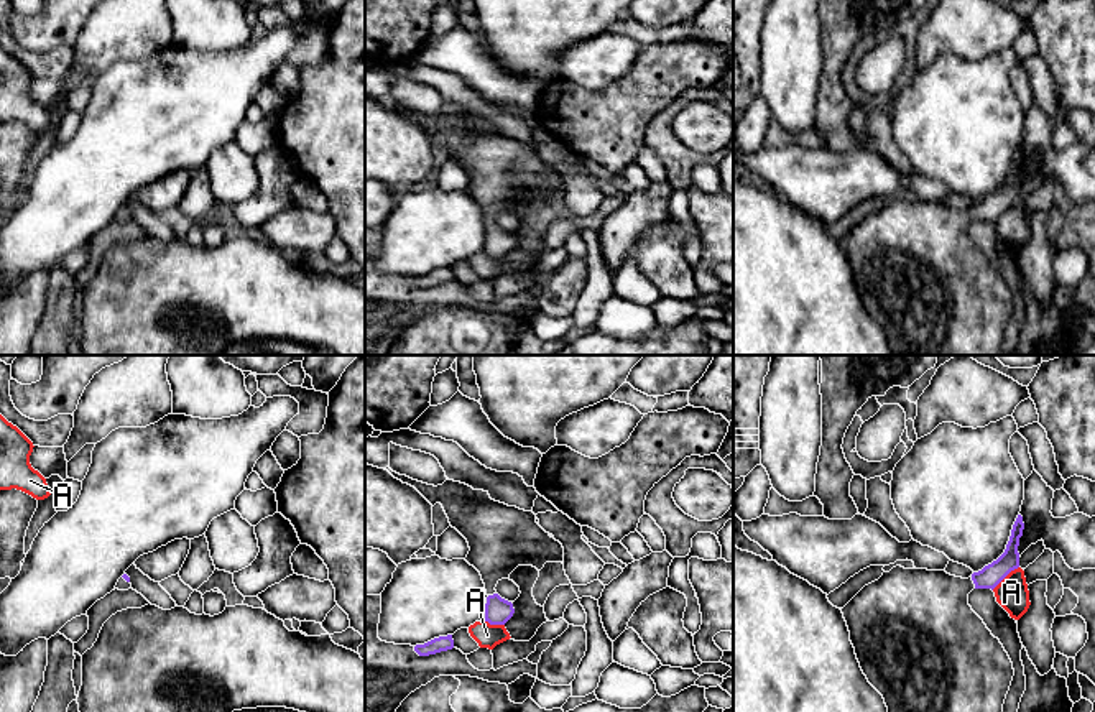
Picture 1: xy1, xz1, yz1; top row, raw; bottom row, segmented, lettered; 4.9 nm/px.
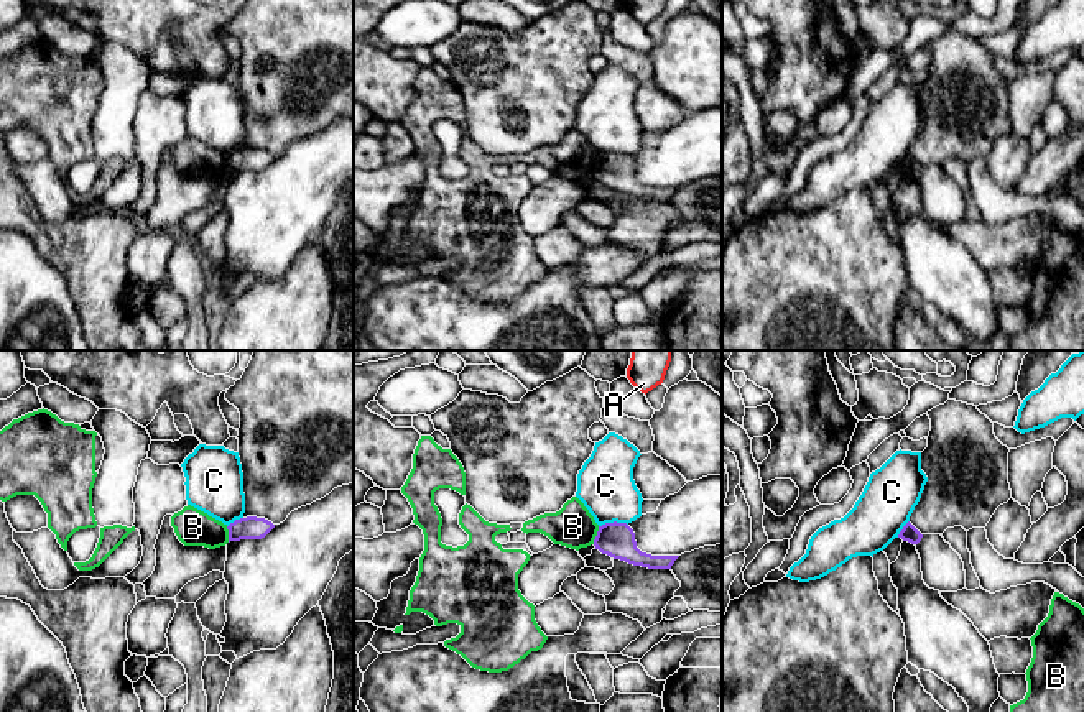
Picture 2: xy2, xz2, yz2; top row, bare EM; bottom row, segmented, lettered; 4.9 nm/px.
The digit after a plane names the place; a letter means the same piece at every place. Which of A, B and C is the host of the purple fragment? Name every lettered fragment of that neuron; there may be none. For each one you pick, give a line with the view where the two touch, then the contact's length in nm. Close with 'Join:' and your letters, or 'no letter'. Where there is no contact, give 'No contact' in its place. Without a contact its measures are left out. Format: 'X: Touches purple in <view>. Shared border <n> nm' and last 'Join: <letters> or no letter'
Join: no letter

